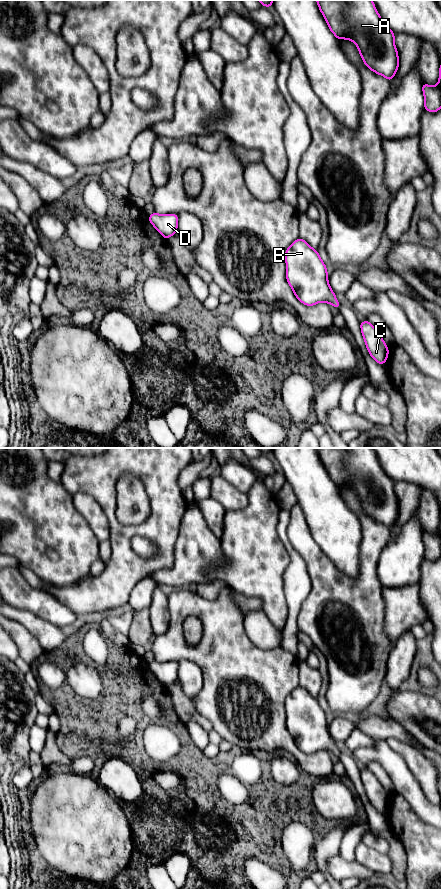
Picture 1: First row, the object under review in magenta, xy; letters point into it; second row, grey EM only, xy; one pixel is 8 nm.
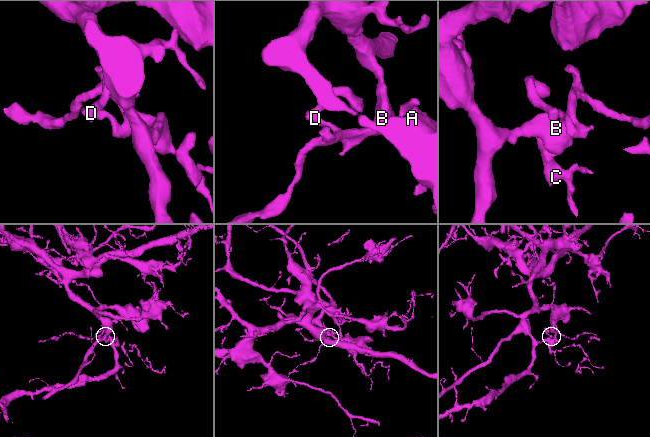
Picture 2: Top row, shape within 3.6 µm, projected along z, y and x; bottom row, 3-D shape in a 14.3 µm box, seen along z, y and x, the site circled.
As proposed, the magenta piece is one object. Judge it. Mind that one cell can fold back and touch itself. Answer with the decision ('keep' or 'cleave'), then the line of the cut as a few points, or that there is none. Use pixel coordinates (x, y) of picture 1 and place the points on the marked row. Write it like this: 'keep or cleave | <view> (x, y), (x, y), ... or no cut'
keep | no cut

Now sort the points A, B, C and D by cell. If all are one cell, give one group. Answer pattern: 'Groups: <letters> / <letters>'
Groups: A B C D

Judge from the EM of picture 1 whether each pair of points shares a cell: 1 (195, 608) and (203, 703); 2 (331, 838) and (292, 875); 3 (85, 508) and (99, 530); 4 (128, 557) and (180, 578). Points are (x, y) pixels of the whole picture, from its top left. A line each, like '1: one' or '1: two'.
1: one
2: two
3: one
4: two

